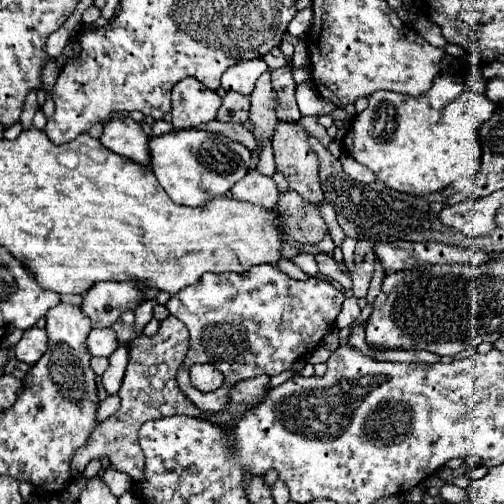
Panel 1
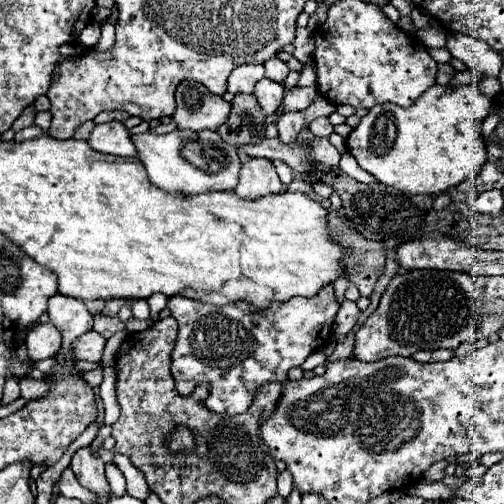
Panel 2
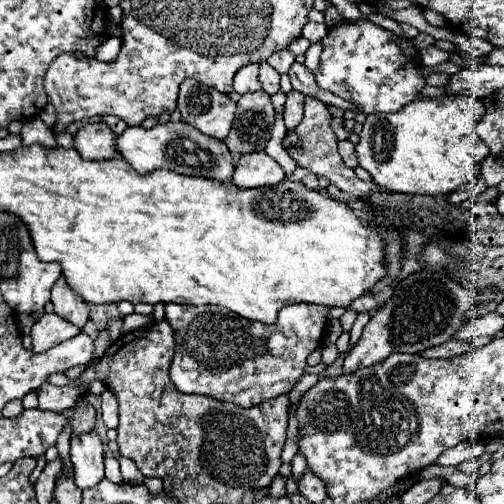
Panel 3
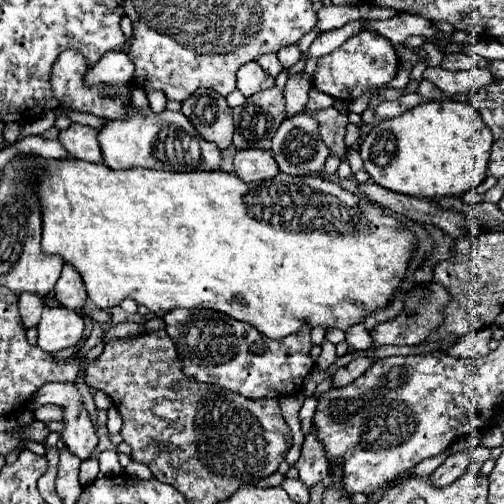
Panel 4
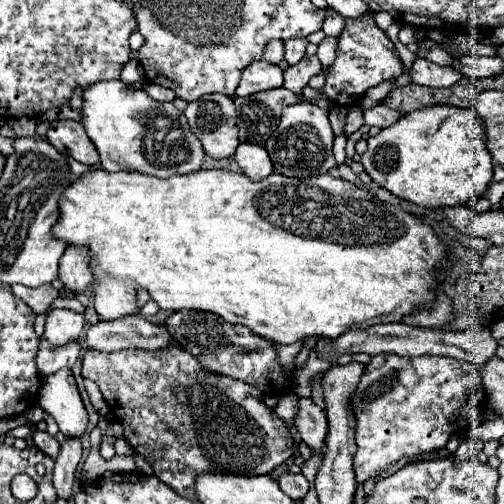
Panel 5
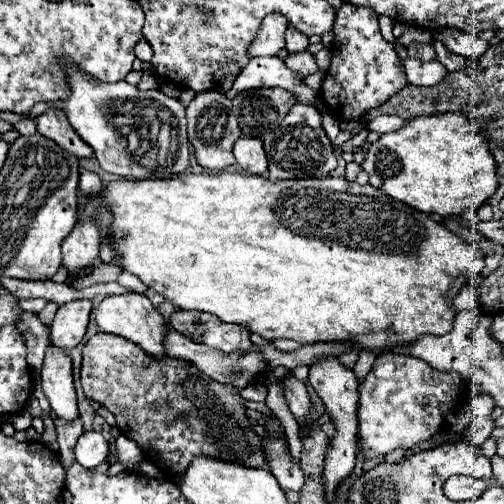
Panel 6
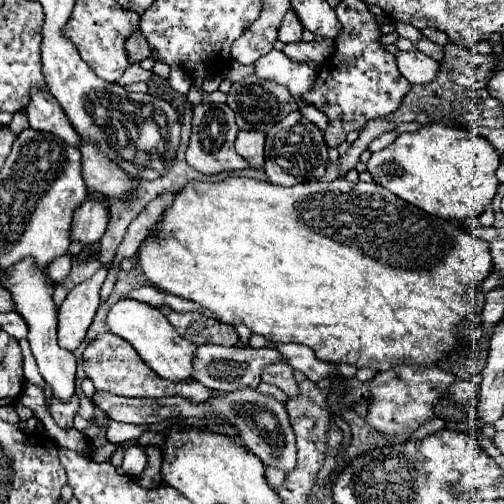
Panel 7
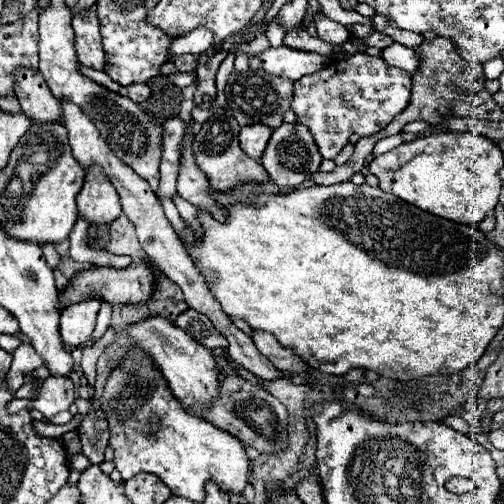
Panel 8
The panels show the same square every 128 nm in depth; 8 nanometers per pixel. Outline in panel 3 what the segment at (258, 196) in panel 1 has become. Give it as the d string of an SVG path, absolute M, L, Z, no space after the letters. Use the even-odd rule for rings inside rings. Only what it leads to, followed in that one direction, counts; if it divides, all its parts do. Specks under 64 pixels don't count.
M266 152L244 154L238 164L232 182L238 188L260 188L274 186L284 180L284 170Z

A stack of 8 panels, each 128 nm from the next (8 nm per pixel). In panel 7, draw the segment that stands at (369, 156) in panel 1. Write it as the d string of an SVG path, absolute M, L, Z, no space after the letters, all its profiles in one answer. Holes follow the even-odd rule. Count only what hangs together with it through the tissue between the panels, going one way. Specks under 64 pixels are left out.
M424 124L416 132L404 132L396 136L396 140L384 150L372 152L366 166L368 166L368 172L374 176L374 182L382 184L386 190L414 204L416 208L444 220L466 220L472 216L480 216L484 208L492 202L498 188L496 168L500 166L500 156L486 138L472 134L466 128L452 128L444 124Z

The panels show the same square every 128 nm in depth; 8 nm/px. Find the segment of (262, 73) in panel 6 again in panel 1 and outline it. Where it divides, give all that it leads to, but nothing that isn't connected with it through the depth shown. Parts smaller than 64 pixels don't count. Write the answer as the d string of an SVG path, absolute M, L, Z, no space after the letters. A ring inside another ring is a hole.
M262 58L236 62L222 74L222 88L248 96L252 94L254 84L264 70L266 70L266 62Z

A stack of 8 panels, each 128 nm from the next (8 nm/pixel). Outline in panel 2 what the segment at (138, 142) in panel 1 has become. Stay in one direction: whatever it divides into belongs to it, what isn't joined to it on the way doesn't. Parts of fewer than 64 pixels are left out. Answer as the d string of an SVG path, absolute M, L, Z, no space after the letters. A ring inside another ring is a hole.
M112 120L106 124L96 124L88 144L104 154L114 154L114 156L124 156L124 158L134 158L136 146L132 142L132 134L120 120Z

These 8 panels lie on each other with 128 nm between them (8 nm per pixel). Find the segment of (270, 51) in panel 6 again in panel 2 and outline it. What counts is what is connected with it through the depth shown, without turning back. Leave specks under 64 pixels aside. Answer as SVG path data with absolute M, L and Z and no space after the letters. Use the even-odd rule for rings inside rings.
M262 78L260 82L256 82L256 88L254 88L252 94L256 96L258 106L264 110L264 114L274 114L276 108L280 106L280 102L282 102L284 86L276 84L268 78Z

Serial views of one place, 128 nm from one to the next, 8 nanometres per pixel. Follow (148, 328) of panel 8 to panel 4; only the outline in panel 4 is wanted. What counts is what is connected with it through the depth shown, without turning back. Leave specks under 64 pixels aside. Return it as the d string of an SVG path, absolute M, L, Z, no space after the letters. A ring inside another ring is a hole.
M76 158L64 160L40 160L36 168L36 194L38 206L42 212L42 252L52 256L58 254L64 258L66 264L74 266L82 282L86 286L88 298L98 308L118 306L124 298L132 298L136 304L144 304L150 312L170 310L170 308L210 308L218 312L226 312L228 316L252 324L256 330L264 332L270 338L284 338L308 322L310 326L324 326L324 328L340 328L346 330L348 324L362 322L362 318L388 304L390 296L400 286L404 278L406 264L412 258L416 248L414 234L396 222L392 216L382 214L382 208L372 204L366 198L360 198L356 192L344 190L336 182L322 180L320 176L292 176L280 172L272 180L256 182L256 218L254 218L254 184L242 182L238 176L228 172L170 172L170 170L112 170L106 164L92 164Z

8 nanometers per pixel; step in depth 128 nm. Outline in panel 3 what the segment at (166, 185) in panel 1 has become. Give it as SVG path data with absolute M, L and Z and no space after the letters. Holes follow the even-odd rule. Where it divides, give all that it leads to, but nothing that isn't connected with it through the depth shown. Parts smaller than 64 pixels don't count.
M184 122L158 124L150 130L142 126L126 128L124 134L118 136L116 148L122 154L122 158L140 174L166 168L166 170L172 170L184 176L200 176L200 178L210 178L218 182L230 182L234 174L232 154L226 148L226 144L222 140L216 140L212 136L198 132L196 128ZM176 162L184 162L184 164L176 164Z

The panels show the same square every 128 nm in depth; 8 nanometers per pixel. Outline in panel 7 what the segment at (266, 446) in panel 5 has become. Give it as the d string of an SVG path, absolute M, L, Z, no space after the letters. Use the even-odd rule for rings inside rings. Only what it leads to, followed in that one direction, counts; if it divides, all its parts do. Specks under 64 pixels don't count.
M98 334L84 350L84 372L94 382L96 392L112 392L118 396L182 396L190 402L206 402L212 396L212 390L200 384L198 380L184 380L184 382L172 382L148 368L148 364L138 356L134 346L126 342L124 338L116 334Z

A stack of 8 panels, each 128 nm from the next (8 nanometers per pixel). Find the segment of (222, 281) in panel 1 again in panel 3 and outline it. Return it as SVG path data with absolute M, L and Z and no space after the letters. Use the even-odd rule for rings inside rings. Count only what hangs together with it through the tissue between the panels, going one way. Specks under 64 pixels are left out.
M166 304L166 320L174 328L176 354L170 366L170 378L180 392L186 394L204 394L222 402L232 402L242 408L258 406L280 394L288 394L304 374L306 358L310 352L320 348L326 326L328 326L328 306L322 304L290 304L284 306L274 324L260 324L228 312L226 308L212 306L190 306L190 304Z

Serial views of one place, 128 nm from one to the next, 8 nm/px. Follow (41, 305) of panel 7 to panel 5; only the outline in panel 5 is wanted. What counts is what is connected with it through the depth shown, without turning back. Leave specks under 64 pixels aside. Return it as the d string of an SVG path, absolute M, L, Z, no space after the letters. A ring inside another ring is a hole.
M68 368L46 376L38 392L38 404L46 410L66 438L82 438L88 426L88 414L82 404L78 386Z

